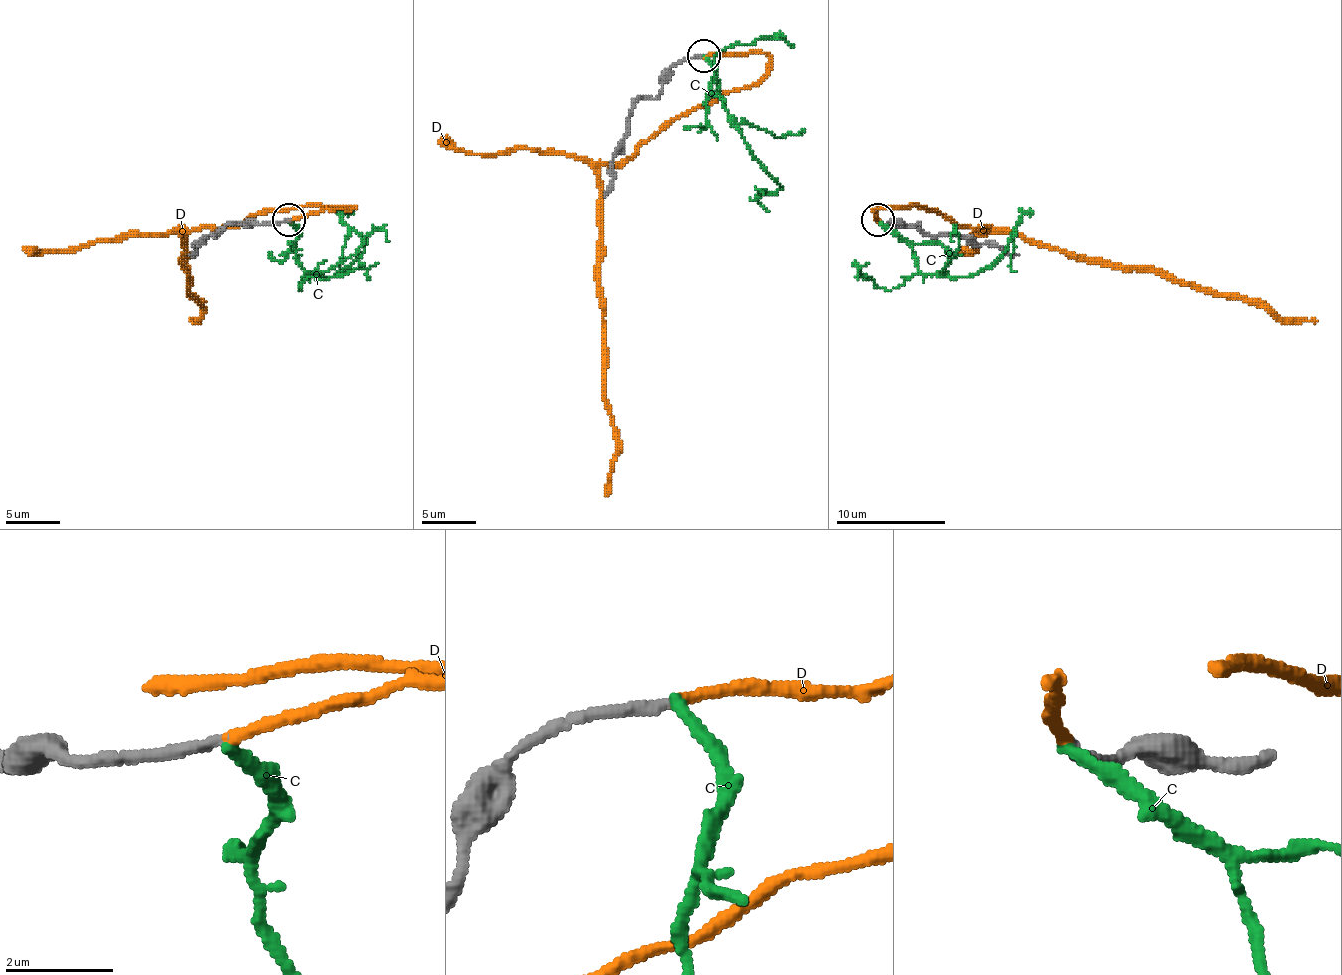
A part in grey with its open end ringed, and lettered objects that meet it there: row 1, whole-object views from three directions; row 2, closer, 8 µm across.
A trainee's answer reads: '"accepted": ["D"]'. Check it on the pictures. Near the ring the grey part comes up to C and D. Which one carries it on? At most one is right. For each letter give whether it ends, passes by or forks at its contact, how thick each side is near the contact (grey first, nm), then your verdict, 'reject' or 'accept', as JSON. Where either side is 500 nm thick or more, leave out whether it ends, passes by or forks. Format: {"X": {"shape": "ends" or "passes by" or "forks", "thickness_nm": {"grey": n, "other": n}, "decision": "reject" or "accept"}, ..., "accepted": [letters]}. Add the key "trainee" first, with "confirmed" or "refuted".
{"trainee": "confirmed", "C": {"shape": "ends", "thickness_nm": {"grey": 200, "other": 200}, "decision": "reject"}, "D": {"shape": "ends", "thickness_nm": {"grey": 200, "other": 200}, "decision": "accept"}, "accepted": ["D"]}

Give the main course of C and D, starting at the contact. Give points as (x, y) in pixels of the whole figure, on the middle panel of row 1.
C: (703, 55), (714, 74), (711, 91), (722, 102), (752, 156), (780, 184), (769, 192), (755, 189), (763, 194)
D: (703, 55), (763, 52), (769, 69), (599, 167), (602, 378), (616, 446), (605, 495)

